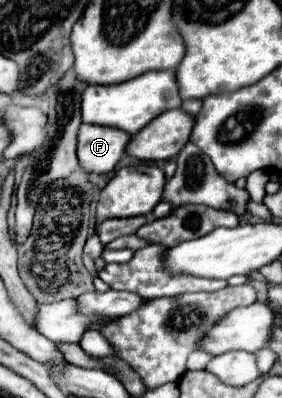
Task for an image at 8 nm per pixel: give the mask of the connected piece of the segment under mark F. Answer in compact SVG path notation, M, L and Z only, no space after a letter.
M84 124L78 134L78 160L86 172L112 172L126 152L130 134L110 126Z

